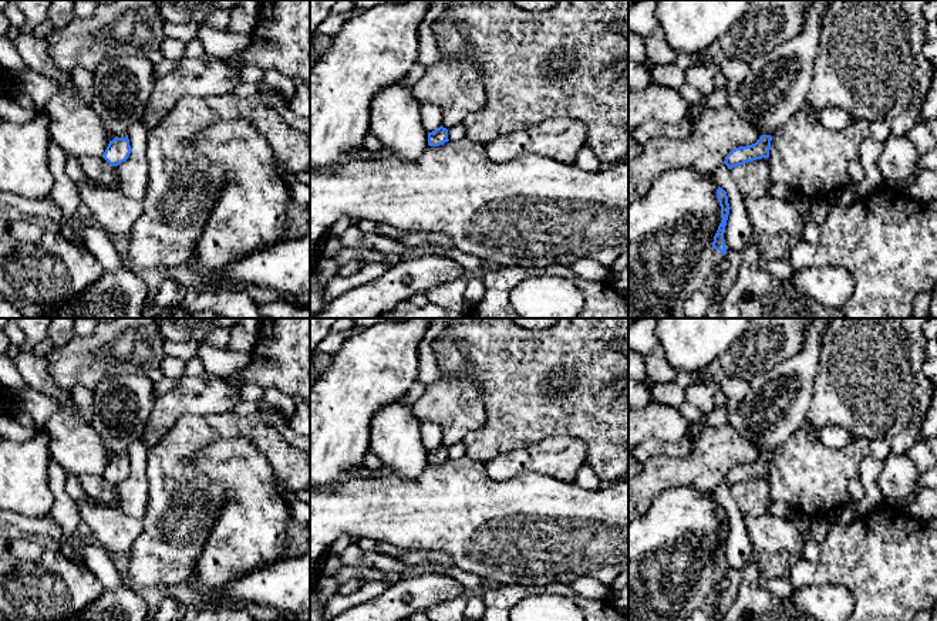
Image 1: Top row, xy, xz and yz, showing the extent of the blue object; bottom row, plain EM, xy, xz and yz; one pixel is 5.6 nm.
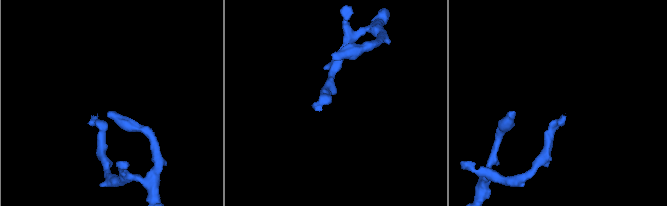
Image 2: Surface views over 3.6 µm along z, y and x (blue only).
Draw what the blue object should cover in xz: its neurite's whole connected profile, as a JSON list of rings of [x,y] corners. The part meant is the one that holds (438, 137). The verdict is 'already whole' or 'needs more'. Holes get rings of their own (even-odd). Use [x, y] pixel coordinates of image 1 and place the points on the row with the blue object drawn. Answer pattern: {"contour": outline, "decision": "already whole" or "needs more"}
{"contour": [[[442,125],[437,128],[432,132],[428,132],[428,145],[429,146],[439,146],[448,142],[448,129],[444,128]]], "decision": "already whole"}

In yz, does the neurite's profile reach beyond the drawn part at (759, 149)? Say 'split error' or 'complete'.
split error

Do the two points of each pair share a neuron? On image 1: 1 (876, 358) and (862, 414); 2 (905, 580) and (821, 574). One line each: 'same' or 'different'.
1: same
2: same

